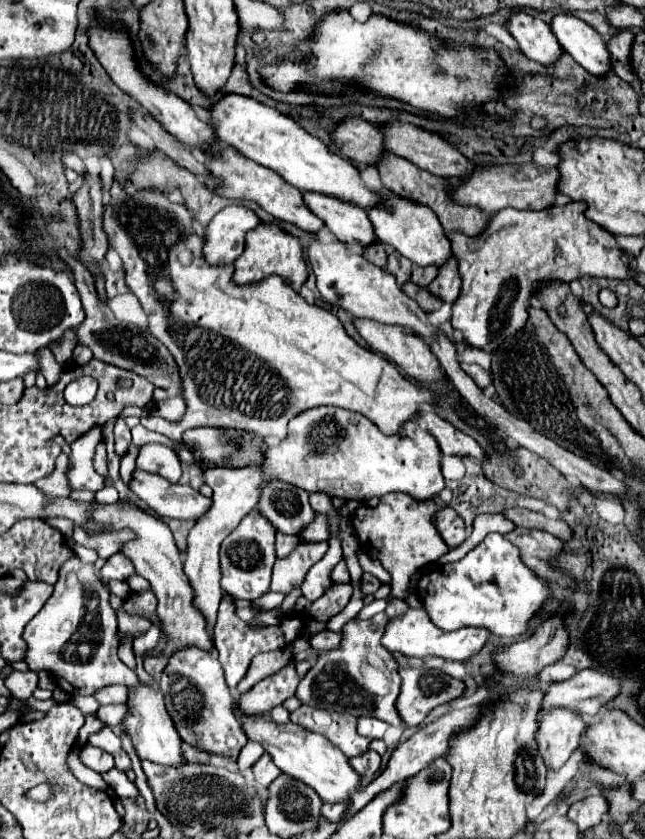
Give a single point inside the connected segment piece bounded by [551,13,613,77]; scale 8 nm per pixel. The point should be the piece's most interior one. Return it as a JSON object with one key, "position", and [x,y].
{"position":[583,43]}

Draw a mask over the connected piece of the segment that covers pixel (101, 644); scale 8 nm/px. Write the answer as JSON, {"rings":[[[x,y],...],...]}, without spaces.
{"rings":[[[69,559],[65,567],[61,567],[61,579],[55,583],[53,595],[47,599],[43,609],[27,623],[25,627],[25,641],[29,643],[29,657],[25,661],[29,663],[31,671],[49,671],[57,679],[57,685],[73,695],[95,695],[99,689],[107,685],[127,685],[137,687],[139,679],[133,669],[121,663],[117,657],[117,615],[109,605],[109,591],[103,587],[97,571],[93,565],[85,565],[77,559]]]}

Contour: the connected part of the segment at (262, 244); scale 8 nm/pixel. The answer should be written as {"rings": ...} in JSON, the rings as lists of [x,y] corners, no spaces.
{"rings":[[[259,223],[255,229],[249,231],[245,251],[235,261],[233,281],[241,283],[241,285],[243,283],[255,283],[255,281],[261,281],[261,279],[265,279],[267,275],[273,275],[273,273],[281,275],[295,291],[299,291],[299,287],[307,281],[307,275],[309,275],[299,237],[287,233],[285,229],[281,229],[275,223]]]}

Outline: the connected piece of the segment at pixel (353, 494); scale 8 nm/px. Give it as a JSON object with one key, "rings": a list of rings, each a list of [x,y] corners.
{"rings":[[[313,407],[291,419],[289,439],[271,447],[265,453],[263,463],[251,463],[237,469],[205,469],[203,479],[213,489],[213,507],[195,523],[187,537],[185,575],[193,585],[193,605],[205,617],[211,641],[215,639],[213,627],[223,595],[219,585],[219,545],[239,525],[245,513],[257,505],[261,489],[267,483],[283,481],[305,491],[325,491],[335,497],[357,501],[369,501],[371,497],[383,497],[393,491],[423,501],[445,489],[439,457],[441,449],[437,441],[421,429],[417,421],[407,421],[399,435],[385,435],[361,413],[337,407]]]}

